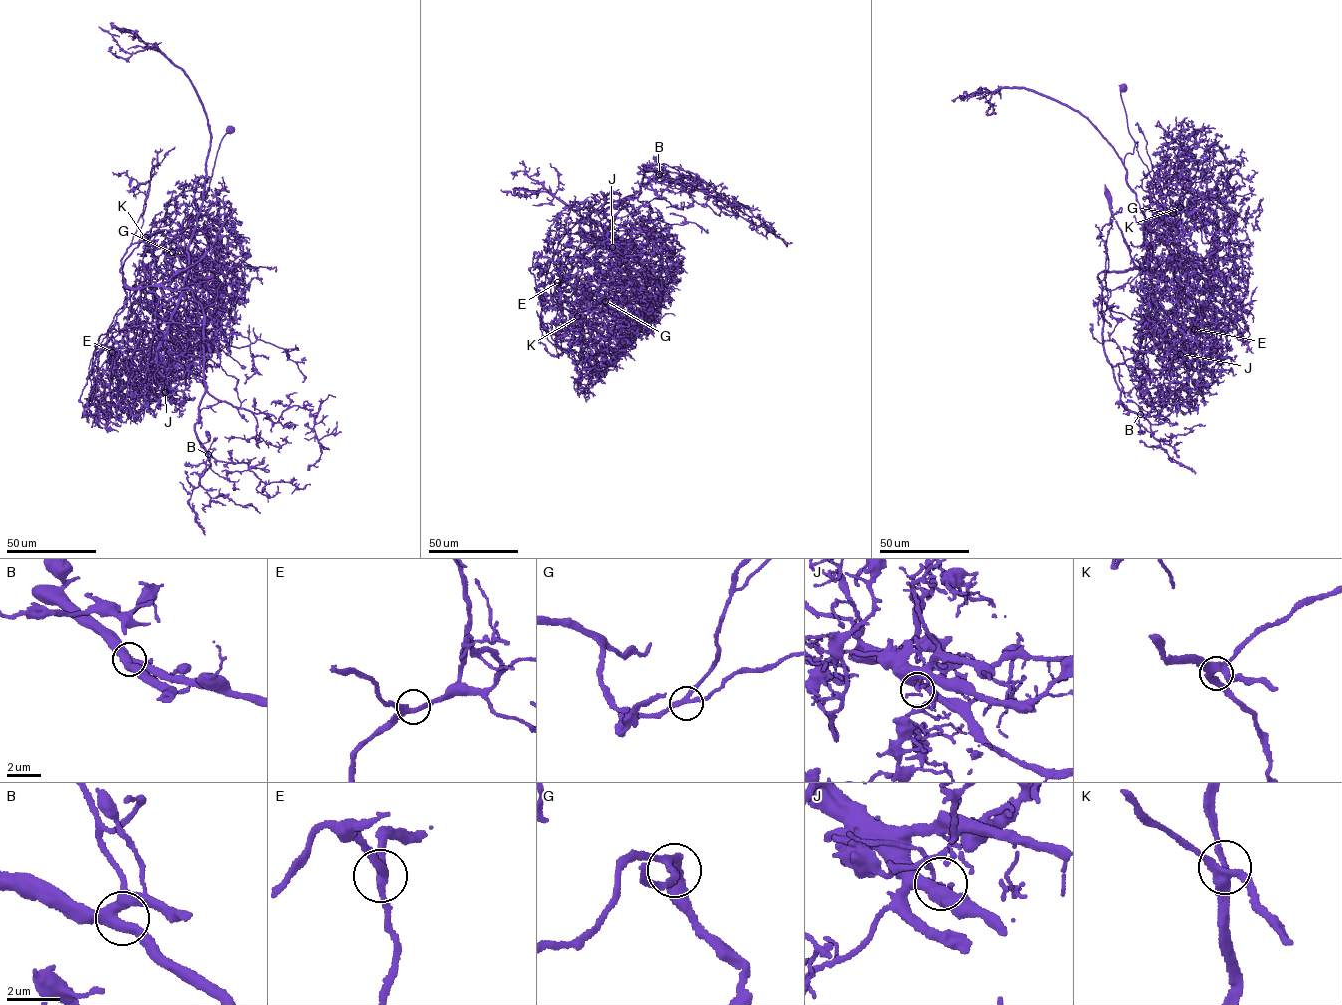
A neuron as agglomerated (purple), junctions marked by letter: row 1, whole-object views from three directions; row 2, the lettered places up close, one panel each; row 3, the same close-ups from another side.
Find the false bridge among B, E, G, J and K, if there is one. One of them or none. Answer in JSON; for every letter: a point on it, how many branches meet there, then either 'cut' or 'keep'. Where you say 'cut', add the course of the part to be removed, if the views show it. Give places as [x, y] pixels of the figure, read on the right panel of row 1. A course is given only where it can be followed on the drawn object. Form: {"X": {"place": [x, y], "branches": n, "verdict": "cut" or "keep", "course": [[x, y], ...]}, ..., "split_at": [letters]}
{"B": {"place": [1140, 414], "branches": 3, "verdict": "keep"}, "E": {"place": [1194, 329], "branches": 3, "verdict": "keep"}, "G": {"place": [1173, 213], "branches": 3, "verdict": "keep"}, "J": {"place": [1180, 354], "branches": 4, "verdict": "cut", "course": [[1180, 354], [1160, 325], [1144, 214], [1113, 147], [1082, 115], [1025, 88], [999, 89], [991, 106], [976, 98]]}, "K": {"place": [1180, 207], "branches": 4, "verdict": "keep"}, "split_at": ["J"]}

